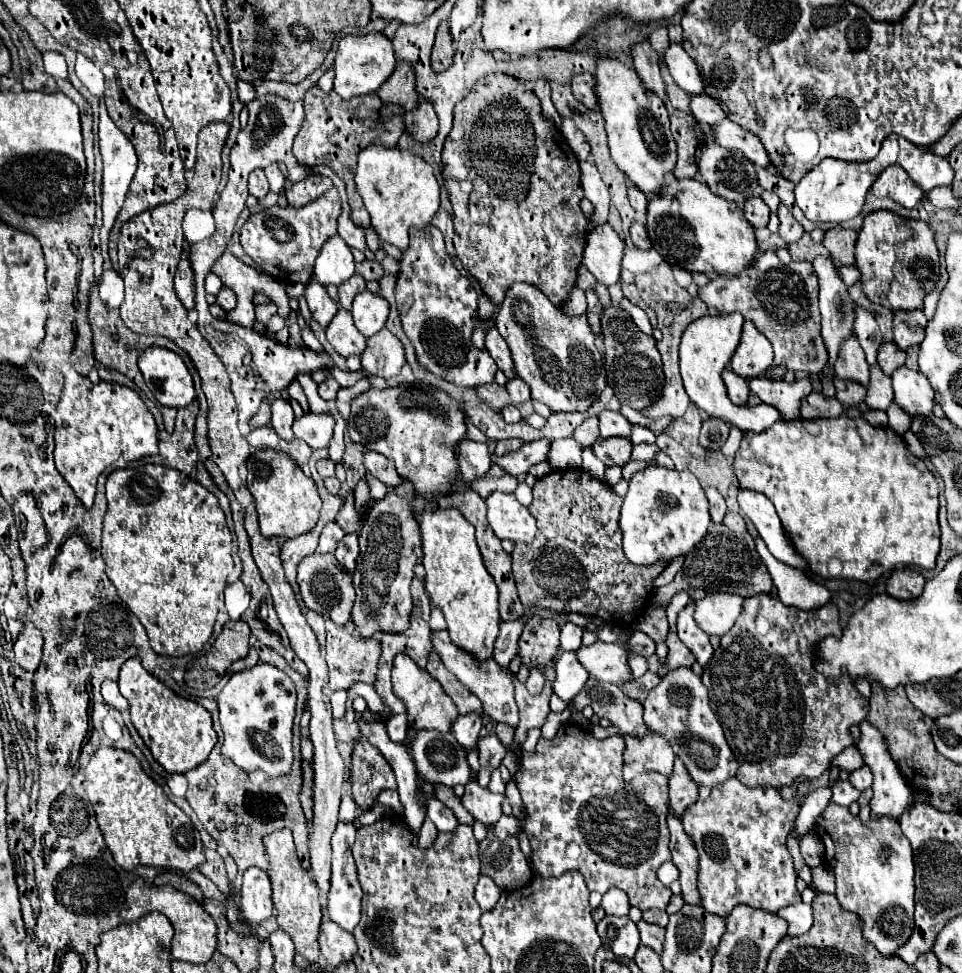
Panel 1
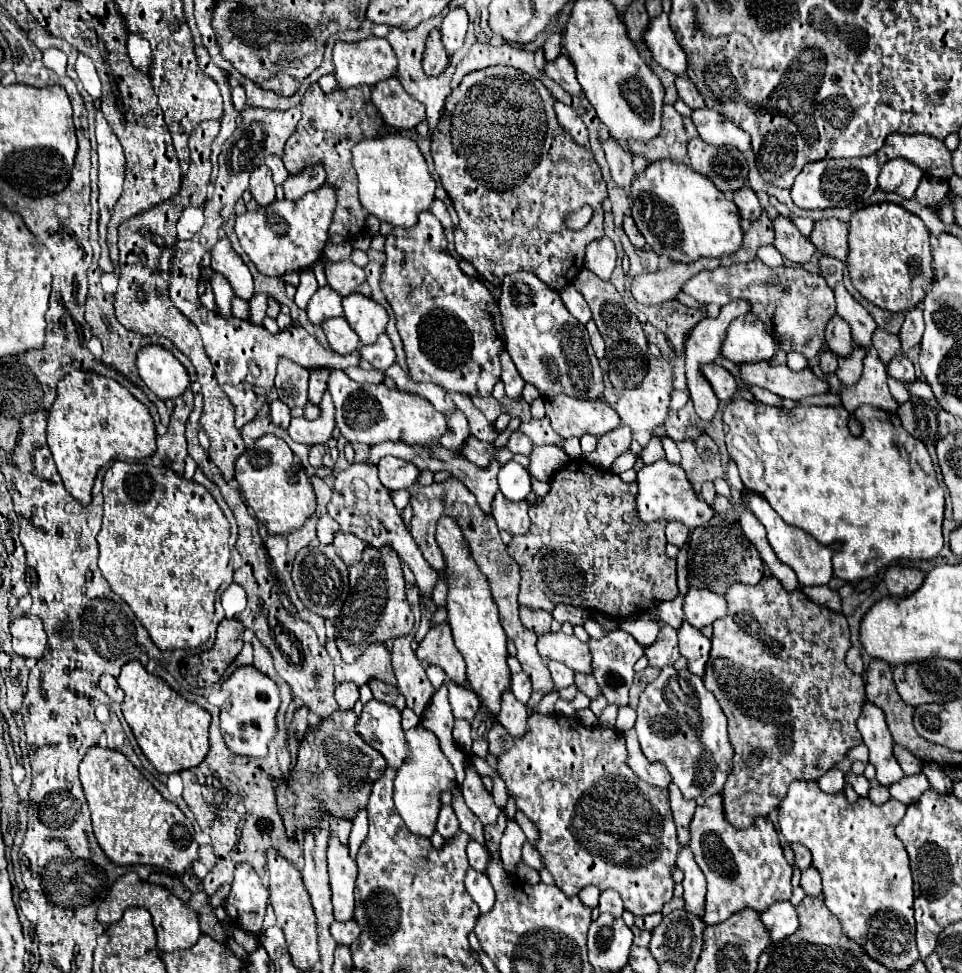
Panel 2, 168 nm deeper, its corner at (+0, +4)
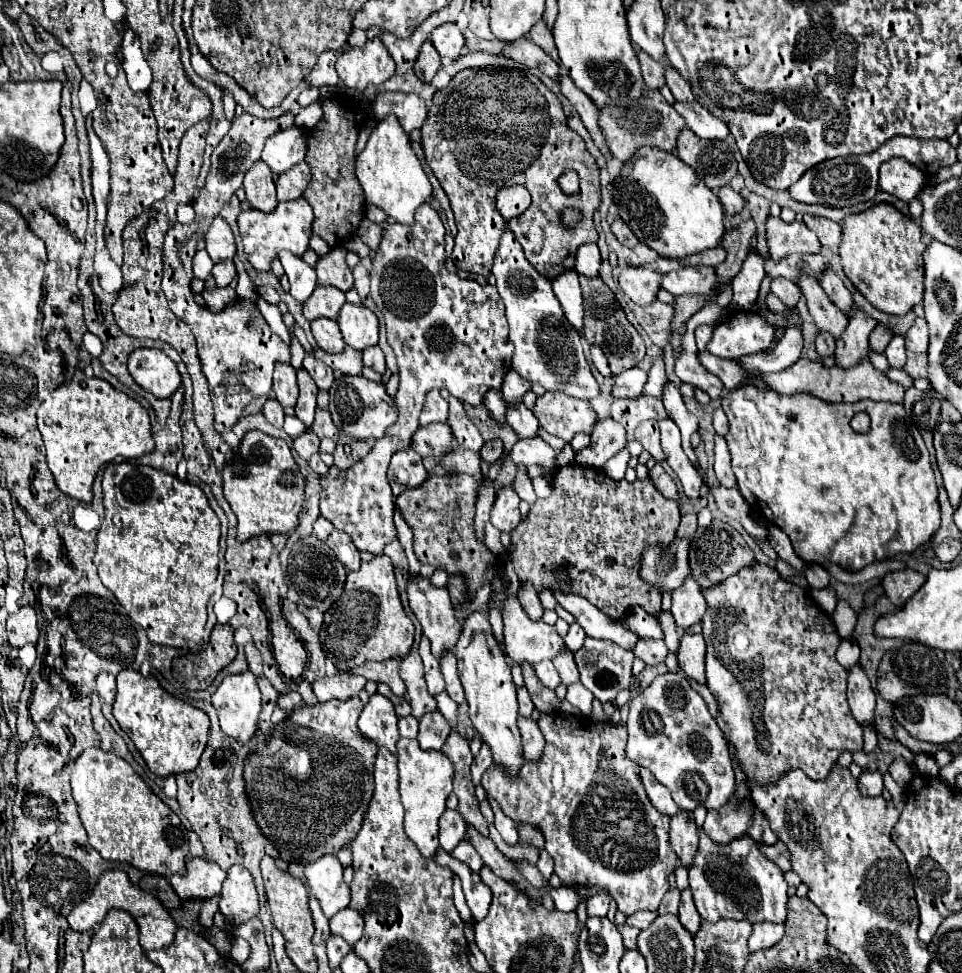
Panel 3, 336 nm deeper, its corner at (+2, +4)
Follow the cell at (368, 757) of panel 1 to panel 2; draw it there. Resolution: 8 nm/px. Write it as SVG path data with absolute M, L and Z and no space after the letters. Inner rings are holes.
M352 709L336 711L332 717L322 721L320 729L308 729L300 743L298 763L290 773L290 787L288 781L276 785L278 811L284 817L288 837L294 837L300 831L316 825L316 811L352 819L360 809L368 805L372 785L384 775L384 771L384 757L380 757L380 753L362 741L362 737L356 733L356 715Z

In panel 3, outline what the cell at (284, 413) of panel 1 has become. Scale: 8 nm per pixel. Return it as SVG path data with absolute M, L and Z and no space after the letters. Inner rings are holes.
M268 399L268 401L264 403L262 415L264 415L274 427L282 427L282 423L284 423L284 409L282 409L282 405L280 405L276 399Z

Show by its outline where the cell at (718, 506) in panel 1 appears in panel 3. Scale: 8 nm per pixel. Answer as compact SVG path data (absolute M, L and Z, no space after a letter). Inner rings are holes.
M664 419L660 423L660 433L662 433L662 449L666 455L666 463L672 467L672 471L680 479L684 495L688 499L698 499L702 479L682 449L678 425L672 419Z

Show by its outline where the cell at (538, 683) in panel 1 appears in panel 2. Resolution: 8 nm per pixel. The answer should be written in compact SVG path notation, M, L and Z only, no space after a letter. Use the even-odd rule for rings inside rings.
M522 673L518 675L512 675L512 693L516 693L516 699L522 701L522 703L528 703L530 699L530 693L532 693L532 681L524 679Z

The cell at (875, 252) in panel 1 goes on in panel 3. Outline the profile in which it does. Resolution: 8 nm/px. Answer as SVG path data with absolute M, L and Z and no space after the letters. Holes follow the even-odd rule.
M878 203L864 213L844 217L840 259L846 277L880 311L906 315L916 303L922 303L924 267L922 267L922 231L894 205Z

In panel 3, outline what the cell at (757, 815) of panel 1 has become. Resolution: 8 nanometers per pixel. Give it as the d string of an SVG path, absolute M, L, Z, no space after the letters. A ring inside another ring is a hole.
M698 829L698 835L700 847L694 865L688 869L688 873L690 891L700 917L712 923L718 919L746 919L750 923L784 923L788 885L778 865L774 865L760 853L758 843L744 835L728 845L716 845L702 829Z

